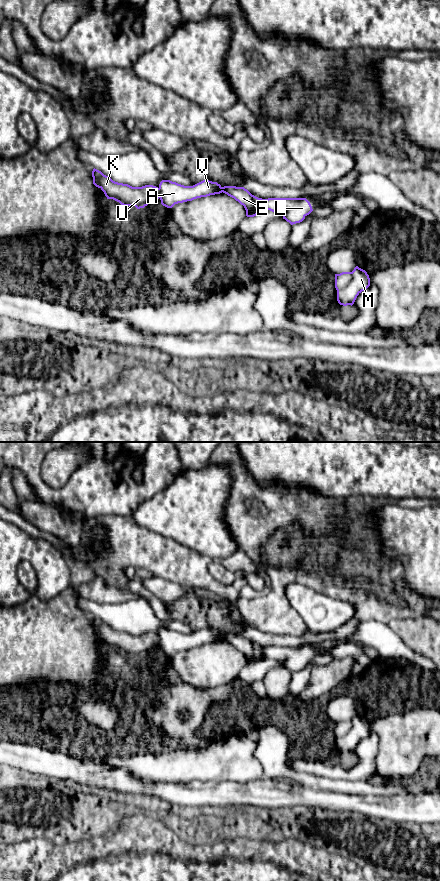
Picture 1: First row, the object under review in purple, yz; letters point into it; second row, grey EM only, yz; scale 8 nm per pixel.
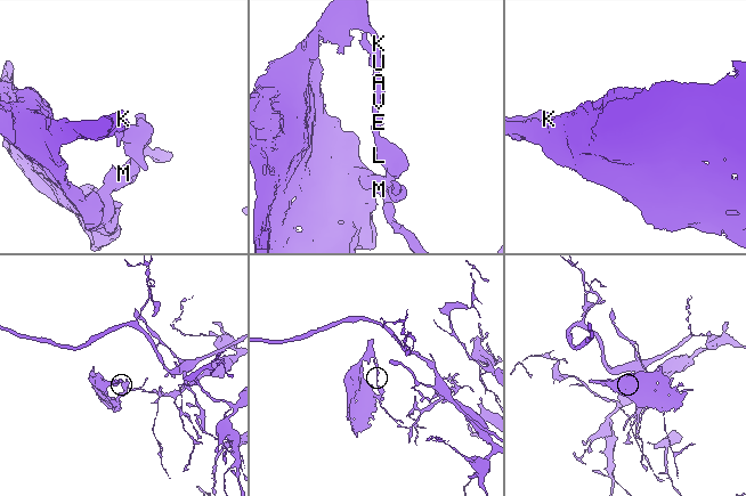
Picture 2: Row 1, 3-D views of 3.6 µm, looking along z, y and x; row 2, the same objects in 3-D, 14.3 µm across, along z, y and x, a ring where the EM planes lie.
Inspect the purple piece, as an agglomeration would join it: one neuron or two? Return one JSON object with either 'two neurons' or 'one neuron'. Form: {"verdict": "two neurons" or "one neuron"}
{"verdict": "two neurons"}

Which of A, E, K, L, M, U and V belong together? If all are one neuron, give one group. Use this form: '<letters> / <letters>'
A E L M V / K U

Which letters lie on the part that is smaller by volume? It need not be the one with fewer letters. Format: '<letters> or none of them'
K, U

